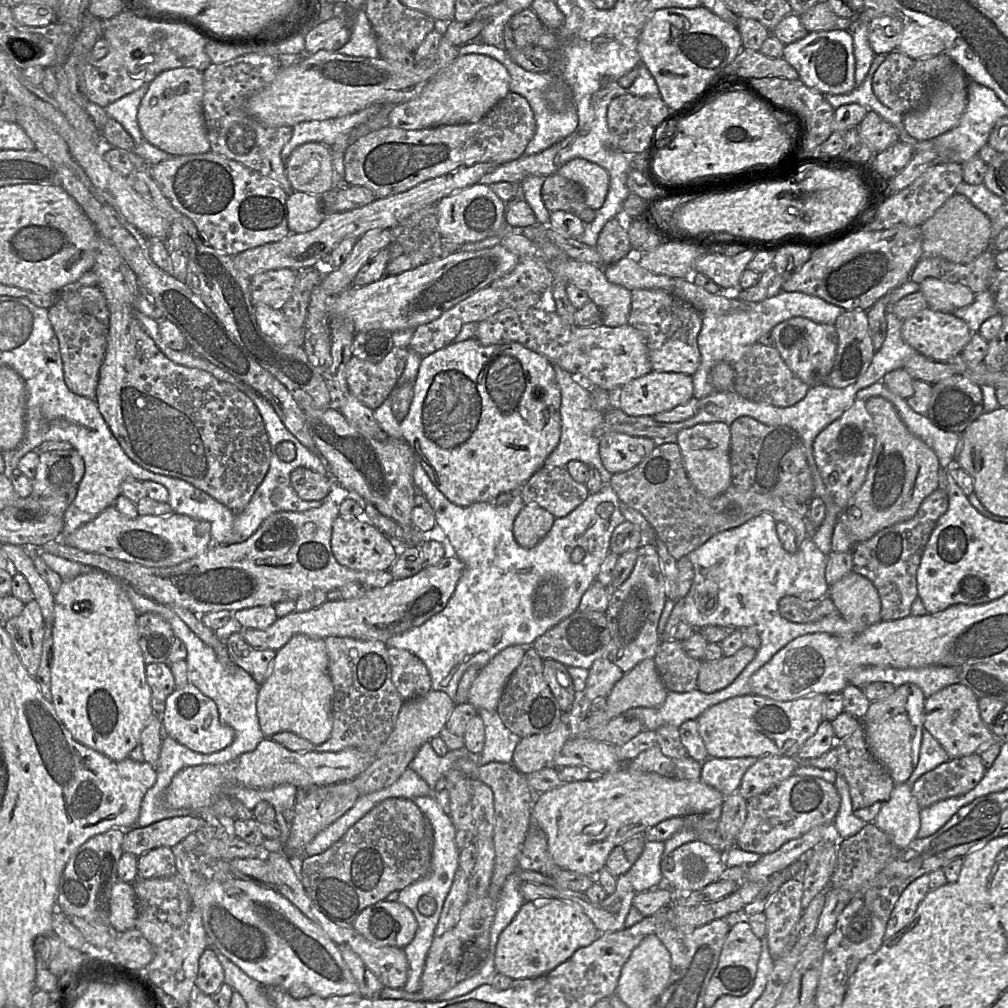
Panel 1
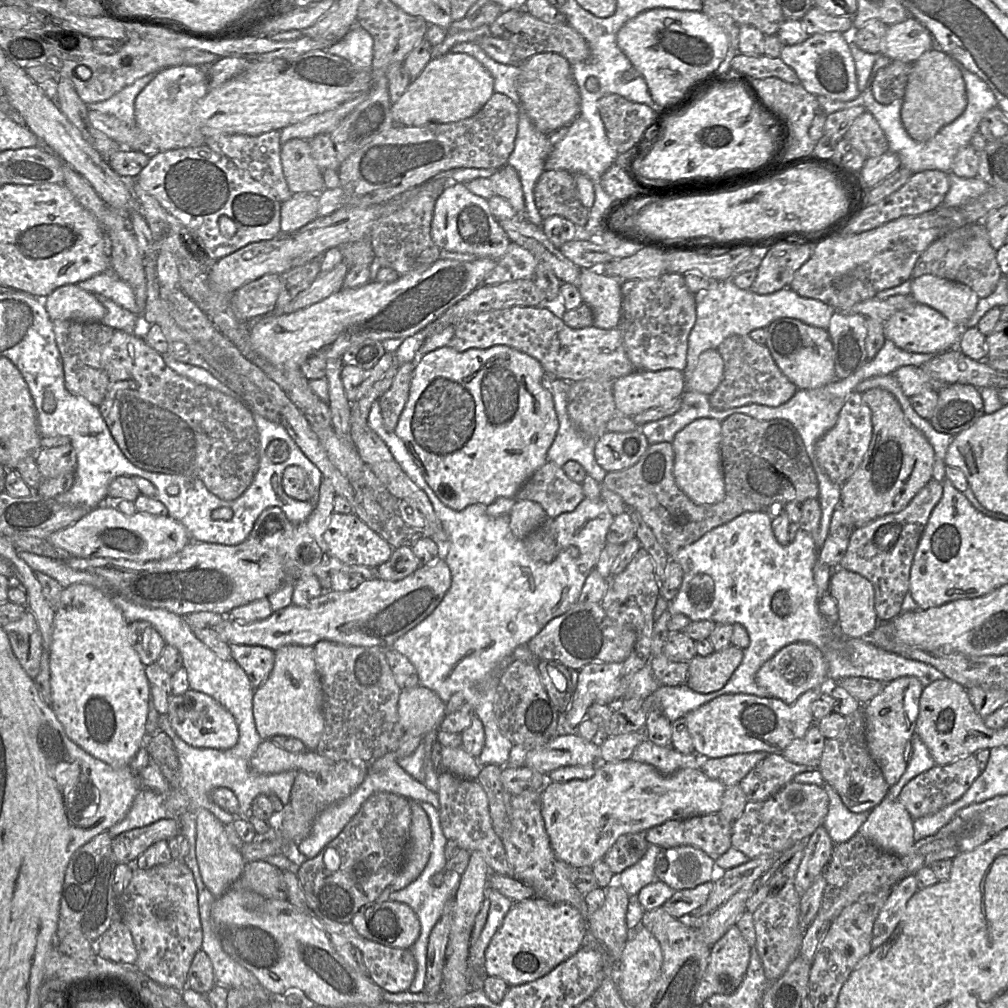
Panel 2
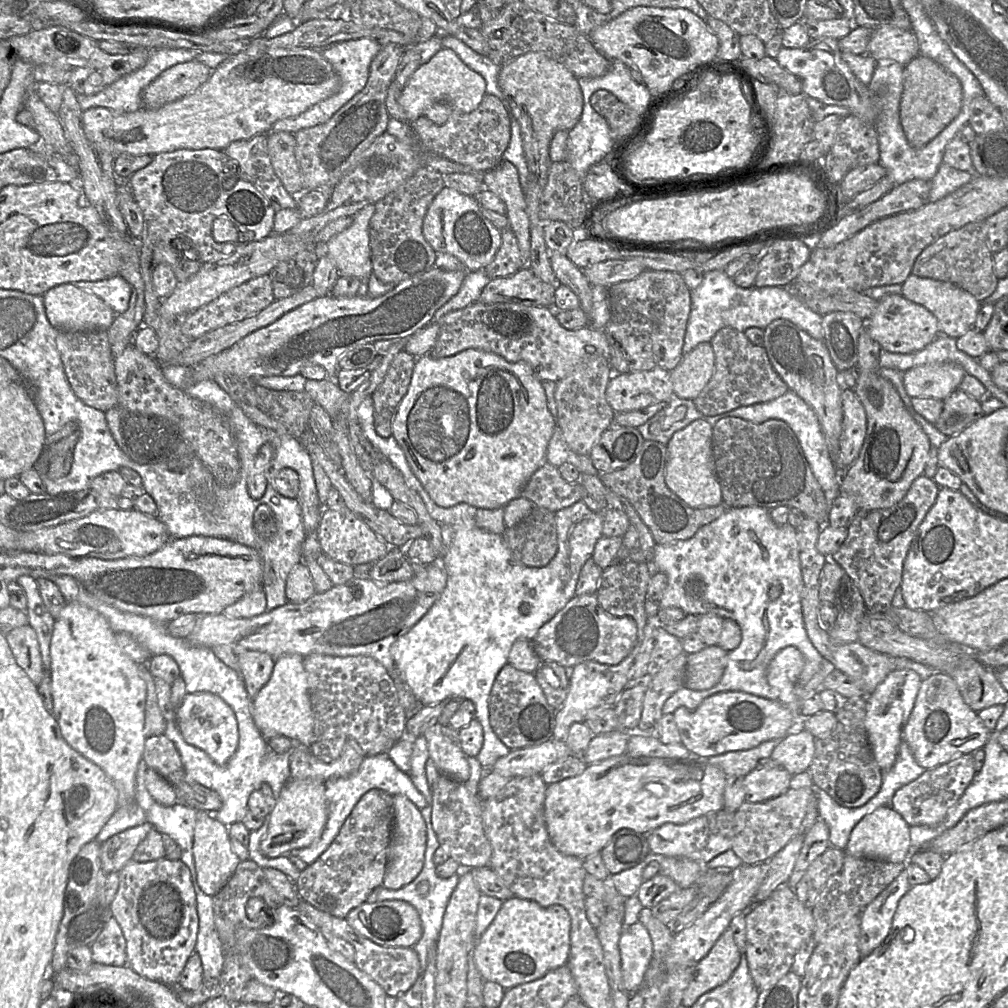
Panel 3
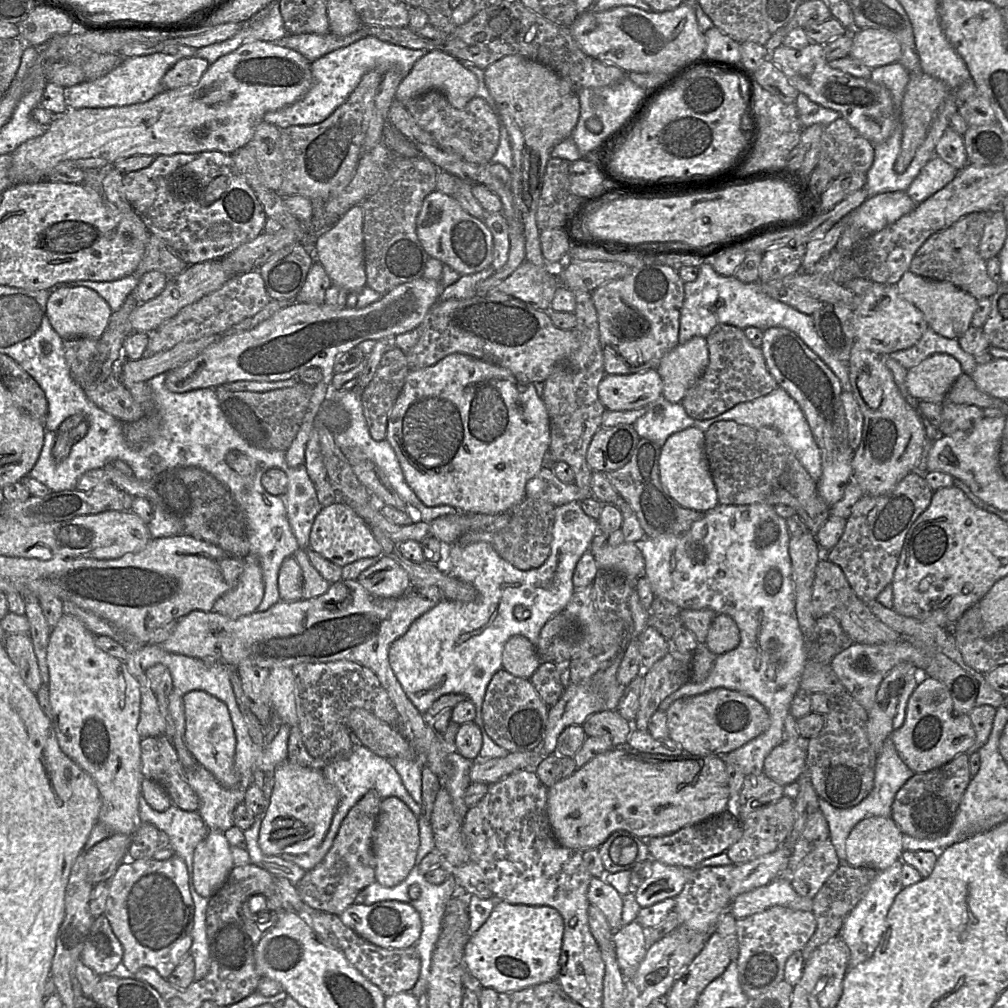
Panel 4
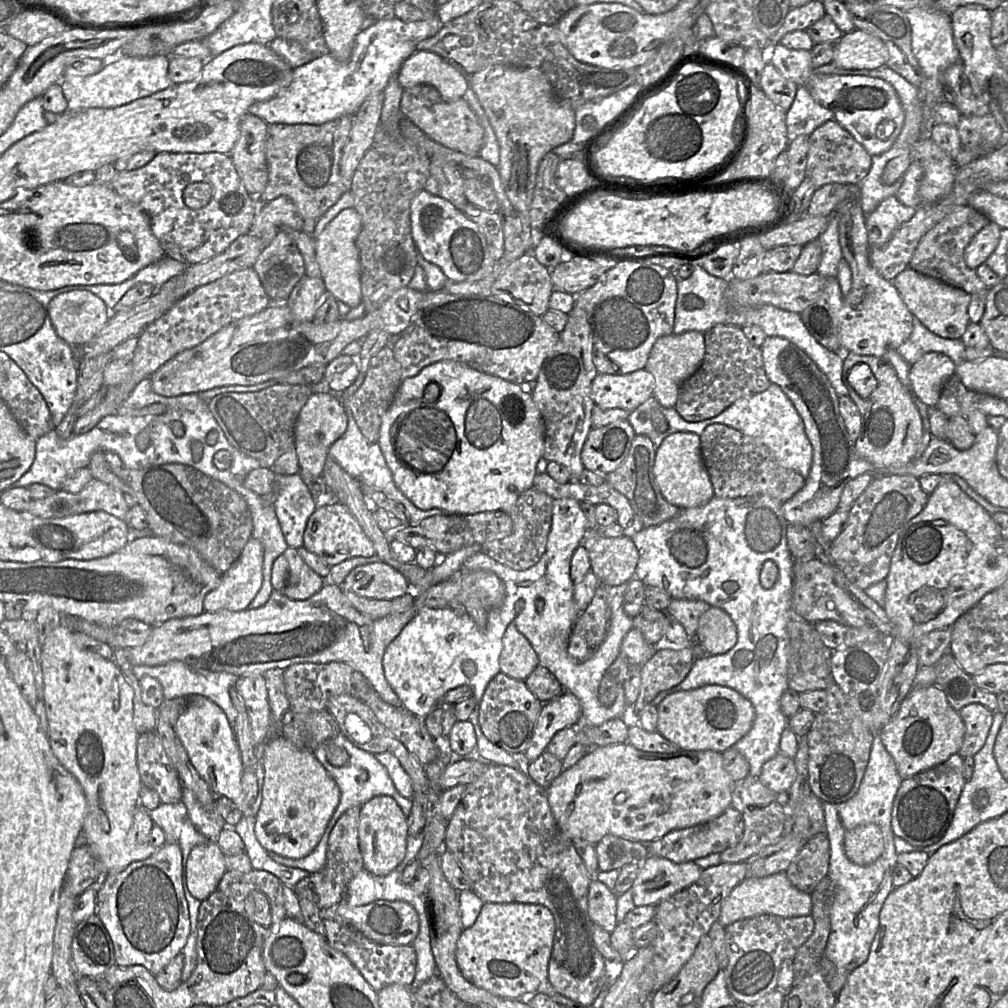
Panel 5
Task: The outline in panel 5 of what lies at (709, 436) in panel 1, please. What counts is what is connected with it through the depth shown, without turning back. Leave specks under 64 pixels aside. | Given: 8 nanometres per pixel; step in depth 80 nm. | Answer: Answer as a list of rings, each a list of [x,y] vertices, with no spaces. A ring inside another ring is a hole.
[[[677,432],[666,437],[656,451],[653,473],[663,497],[680,509],[698,507],[714,497],[714,489],[705,467],[700,435]]]

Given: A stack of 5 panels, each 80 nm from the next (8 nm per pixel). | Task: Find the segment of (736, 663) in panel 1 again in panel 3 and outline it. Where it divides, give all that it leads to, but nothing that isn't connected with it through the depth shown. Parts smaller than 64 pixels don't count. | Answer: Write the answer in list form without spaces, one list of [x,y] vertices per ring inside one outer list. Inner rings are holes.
[[[706,646],[699,652],[688,654],[684,686],[690,690],[701,691],[714,687],[722,678],[728,662],[728,652],[719,646]]]

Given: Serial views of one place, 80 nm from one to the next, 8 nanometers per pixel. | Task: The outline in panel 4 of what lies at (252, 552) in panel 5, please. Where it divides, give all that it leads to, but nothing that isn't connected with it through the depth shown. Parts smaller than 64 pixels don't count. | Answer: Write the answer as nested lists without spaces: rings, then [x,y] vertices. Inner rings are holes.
[[[249,553],[244,558],[244,569],[235,586],[220,596],[213,612],[237,618],[257,611],[264,595],[262,571],[258,560]]]

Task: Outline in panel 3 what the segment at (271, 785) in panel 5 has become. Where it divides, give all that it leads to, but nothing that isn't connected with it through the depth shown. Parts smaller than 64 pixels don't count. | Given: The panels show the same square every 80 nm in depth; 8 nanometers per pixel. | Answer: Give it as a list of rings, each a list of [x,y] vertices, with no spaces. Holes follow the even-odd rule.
[[[290,779],[282,788],[275,806],[267,817],[267,834],[260,842],[260,850],[269,858],[288,855],[295,849],[314,843],[323,833],[328,818],[324,782]]]

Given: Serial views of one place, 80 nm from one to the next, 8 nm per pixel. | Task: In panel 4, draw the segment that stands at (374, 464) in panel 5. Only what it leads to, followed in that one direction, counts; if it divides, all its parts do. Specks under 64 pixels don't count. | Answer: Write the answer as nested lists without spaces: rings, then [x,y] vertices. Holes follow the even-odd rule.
[[[331,390],[329,399],[334,400],[335,402],[342,405],[349,415],[347,426],[334,434],[336,444],[348,457],[349,461],[370,460],[374,462],[385,473],[391,486],[400,496],[400,498],[420,512],[420,517],[423,521],[432,521],[440,516],[459,512],[455,507],[448,505],[428,507],[419,500],[419,498],[407,484],[396,453],[390,443],[386,439],[382,441],[376,441],[371,437],[364,416],[362,392],[356,392],[353,390]]]

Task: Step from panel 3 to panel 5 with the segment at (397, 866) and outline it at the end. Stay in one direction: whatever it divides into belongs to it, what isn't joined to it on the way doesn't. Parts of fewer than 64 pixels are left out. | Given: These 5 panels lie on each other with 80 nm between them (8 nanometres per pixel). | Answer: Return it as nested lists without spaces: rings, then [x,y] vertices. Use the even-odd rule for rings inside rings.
[[[376,796],[361,806],[358,841],[364,869],[376,876],[386,876],[404,859],[408,832],[408,817],[391,796]]]

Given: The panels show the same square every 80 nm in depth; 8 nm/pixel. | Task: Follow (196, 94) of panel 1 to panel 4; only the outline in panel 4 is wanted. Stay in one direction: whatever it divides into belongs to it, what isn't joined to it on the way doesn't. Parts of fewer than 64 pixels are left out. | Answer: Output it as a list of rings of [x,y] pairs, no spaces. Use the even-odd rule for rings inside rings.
[[[197,56],[179,59],[164,75],[163,90],[177,89],[200,81],[210,63]]]

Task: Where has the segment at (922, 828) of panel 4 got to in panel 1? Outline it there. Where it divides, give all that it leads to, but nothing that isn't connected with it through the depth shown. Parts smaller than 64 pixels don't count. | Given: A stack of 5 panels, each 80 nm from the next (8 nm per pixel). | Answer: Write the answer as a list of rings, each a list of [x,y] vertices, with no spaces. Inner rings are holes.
[[[978,752],[953,758],[923,774],[911,785],[911,791],[923,809],[967,793],[980,782],[986,770]]]

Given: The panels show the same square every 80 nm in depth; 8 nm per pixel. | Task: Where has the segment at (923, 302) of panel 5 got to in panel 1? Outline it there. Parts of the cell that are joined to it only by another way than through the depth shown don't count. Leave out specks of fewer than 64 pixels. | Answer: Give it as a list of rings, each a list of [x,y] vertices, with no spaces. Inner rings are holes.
[[[926,278],[920,283],[928,307],[932,310],[953,313],[955,310],[972,304],[976,294],[967,286],[936,278]]]

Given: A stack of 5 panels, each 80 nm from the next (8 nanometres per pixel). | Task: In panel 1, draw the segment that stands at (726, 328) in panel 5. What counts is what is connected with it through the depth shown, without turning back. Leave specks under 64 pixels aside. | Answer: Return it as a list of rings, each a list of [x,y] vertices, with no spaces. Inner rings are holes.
[[[755,343],[732,367],[734,370],[733,390],[750,401],[788,407],[802,400],[810,389],[808,384],[789,369],[774,346]]]

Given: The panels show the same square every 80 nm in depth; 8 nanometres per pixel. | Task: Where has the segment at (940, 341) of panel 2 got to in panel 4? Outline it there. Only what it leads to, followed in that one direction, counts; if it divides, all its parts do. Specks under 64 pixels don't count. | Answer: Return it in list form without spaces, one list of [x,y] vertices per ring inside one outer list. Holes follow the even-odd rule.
[[[874,283],[861,297],[860,305],[853,310],[852,328],[855,341],[861,342],[870,351],[888,356],[915,345],[929,326],[923,313],[902,298],[895,285]]]

